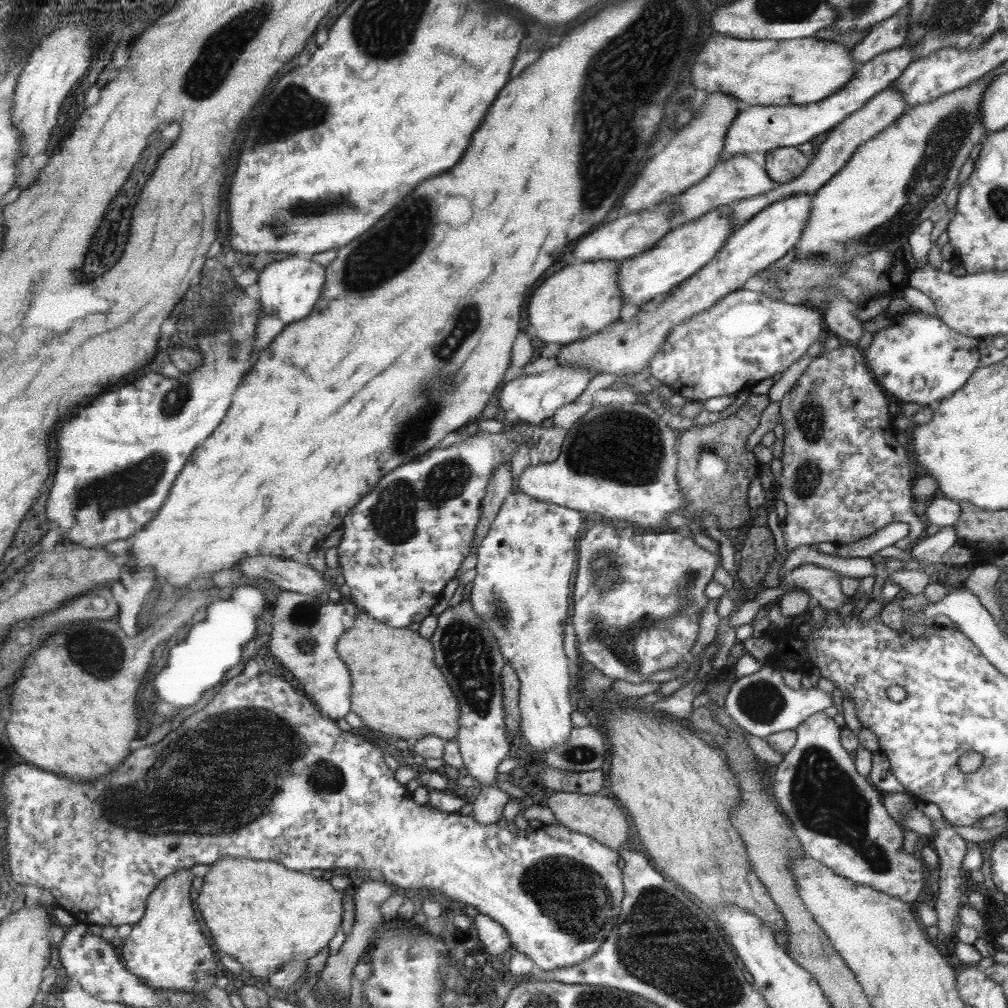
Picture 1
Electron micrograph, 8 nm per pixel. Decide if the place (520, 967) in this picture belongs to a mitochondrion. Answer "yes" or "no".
no

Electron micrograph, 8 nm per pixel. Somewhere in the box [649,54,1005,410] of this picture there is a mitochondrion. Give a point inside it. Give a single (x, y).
(948, 136)

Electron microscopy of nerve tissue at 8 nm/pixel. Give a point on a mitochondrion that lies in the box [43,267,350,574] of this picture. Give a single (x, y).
(139, 481)

